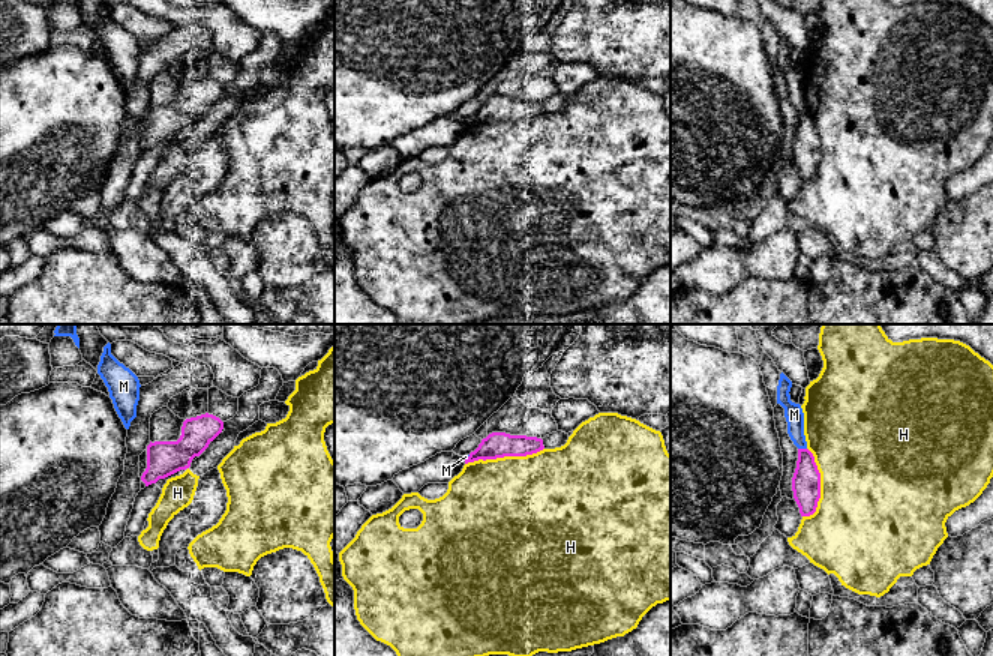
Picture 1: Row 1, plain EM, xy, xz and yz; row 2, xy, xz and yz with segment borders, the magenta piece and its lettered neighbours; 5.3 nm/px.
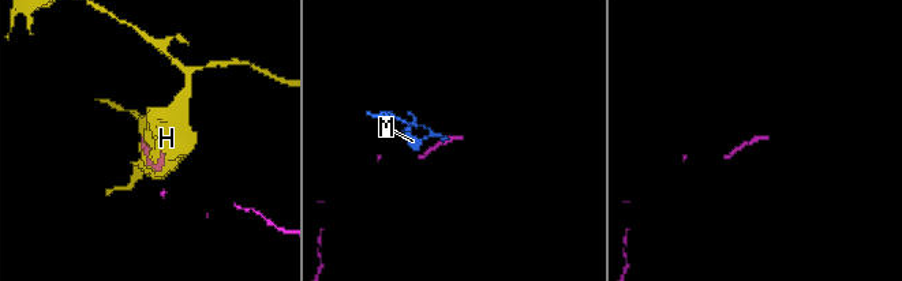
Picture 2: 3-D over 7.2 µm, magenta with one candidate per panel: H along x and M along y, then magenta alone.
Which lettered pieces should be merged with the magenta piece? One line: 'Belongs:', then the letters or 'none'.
Belongs: none

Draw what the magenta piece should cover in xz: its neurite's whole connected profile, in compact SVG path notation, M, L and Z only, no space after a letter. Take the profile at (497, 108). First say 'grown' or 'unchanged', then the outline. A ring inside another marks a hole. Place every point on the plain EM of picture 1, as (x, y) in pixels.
unchanged; M492 96L482 104L478 111L470 117L465 128L478 123L496 123L504 120L526 120L543 114L543 104L526 99L510 99L506 96Z

